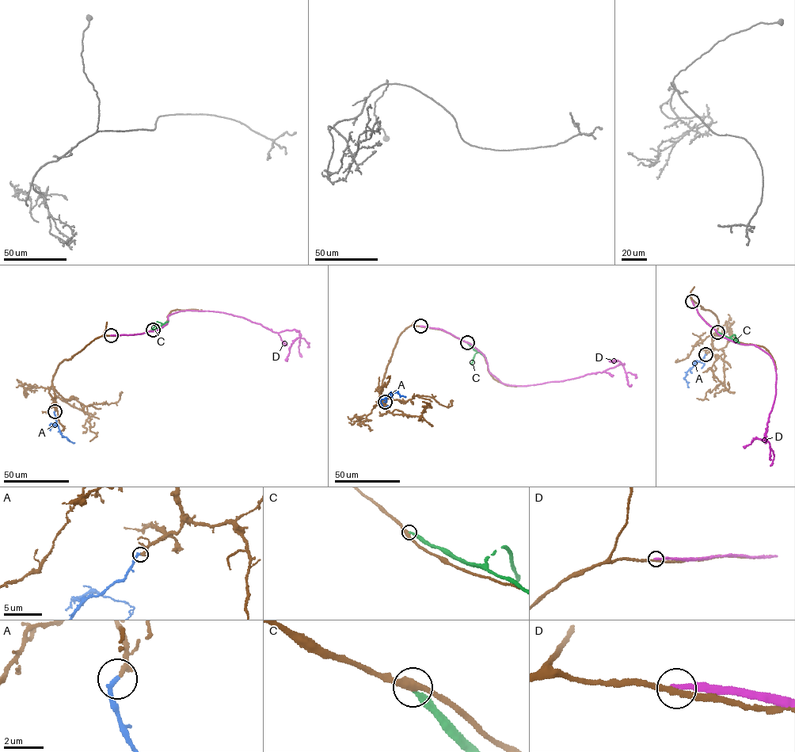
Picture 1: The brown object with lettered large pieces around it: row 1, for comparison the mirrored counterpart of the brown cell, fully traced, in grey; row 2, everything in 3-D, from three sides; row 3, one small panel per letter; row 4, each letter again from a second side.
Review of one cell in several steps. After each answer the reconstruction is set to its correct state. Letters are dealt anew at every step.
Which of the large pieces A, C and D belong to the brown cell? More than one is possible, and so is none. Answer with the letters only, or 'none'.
A

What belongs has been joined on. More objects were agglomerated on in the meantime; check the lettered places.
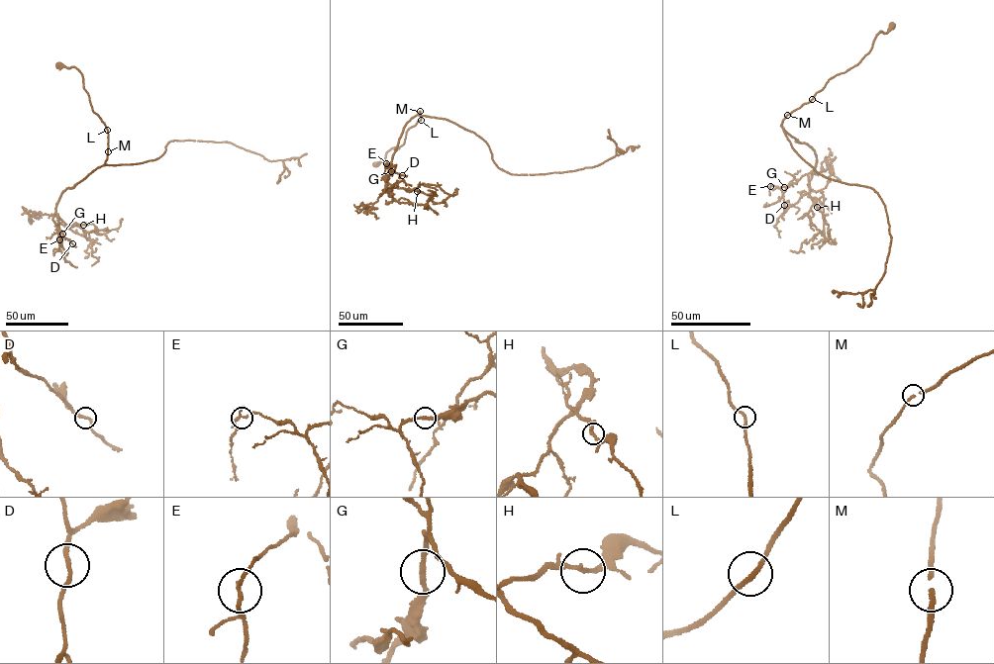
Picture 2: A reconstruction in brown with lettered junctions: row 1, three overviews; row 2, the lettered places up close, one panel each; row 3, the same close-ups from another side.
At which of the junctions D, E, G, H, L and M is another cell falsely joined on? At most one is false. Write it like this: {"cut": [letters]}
{"cut": []}

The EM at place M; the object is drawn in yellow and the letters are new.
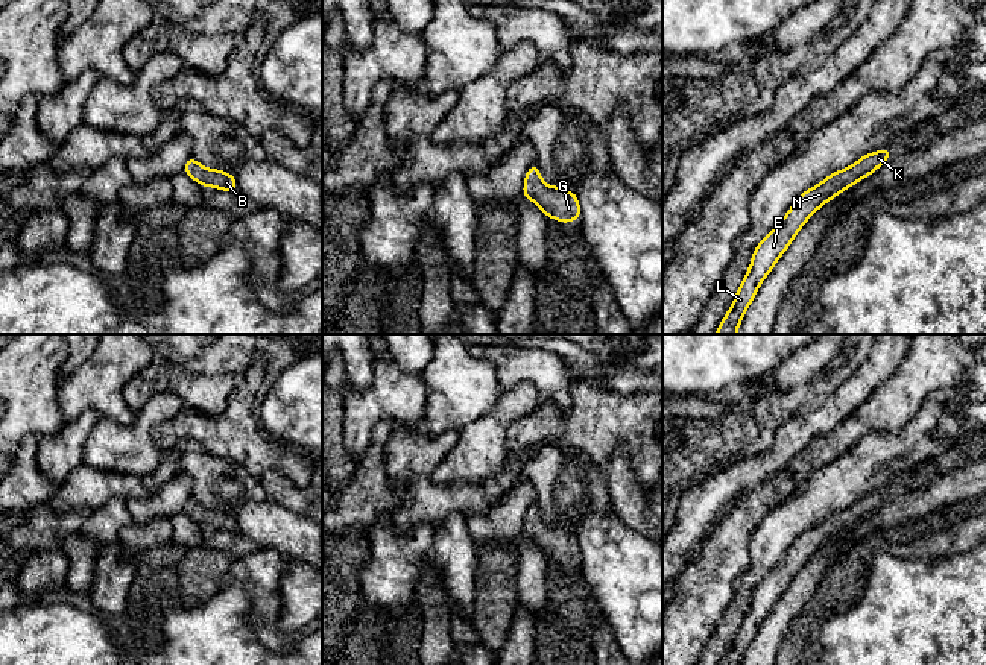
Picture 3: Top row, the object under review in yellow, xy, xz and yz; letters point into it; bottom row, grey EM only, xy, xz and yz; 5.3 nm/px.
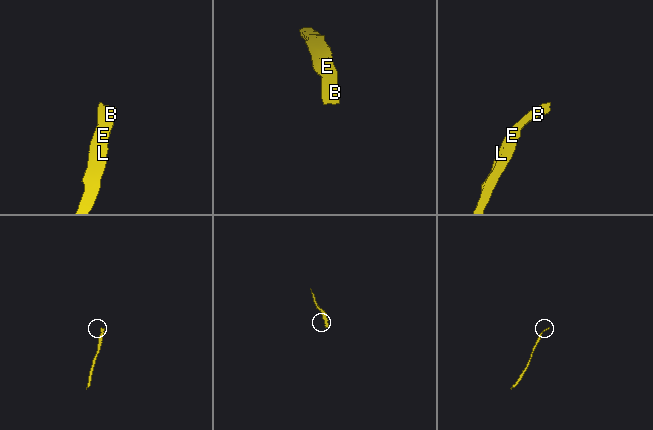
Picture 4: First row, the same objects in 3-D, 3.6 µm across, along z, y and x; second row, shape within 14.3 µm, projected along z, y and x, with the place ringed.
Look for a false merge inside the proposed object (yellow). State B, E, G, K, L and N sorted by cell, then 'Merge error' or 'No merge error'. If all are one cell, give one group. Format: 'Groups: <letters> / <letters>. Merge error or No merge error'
Groups: B E G K L N. No merge error

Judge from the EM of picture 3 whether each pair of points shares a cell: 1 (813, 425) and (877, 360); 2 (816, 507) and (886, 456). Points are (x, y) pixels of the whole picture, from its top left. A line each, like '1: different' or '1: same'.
1: same
2: same

